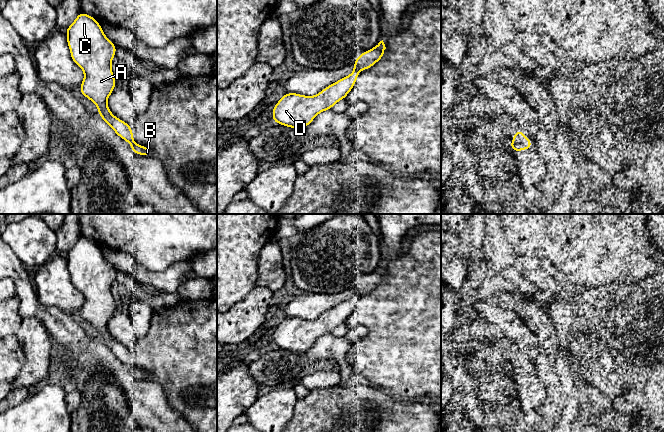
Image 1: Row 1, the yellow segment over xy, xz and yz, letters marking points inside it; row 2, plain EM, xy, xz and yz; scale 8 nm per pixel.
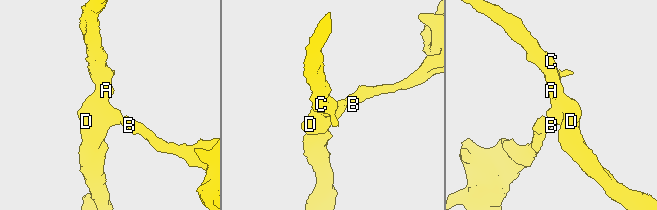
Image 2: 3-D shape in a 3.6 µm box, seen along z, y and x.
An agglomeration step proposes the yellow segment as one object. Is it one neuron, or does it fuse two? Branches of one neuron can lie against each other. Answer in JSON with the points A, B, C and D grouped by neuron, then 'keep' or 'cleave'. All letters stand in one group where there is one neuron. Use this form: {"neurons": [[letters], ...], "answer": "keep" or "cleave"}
{"neurons": [["A", "B", "C", "D"]], "answer": "keep"}

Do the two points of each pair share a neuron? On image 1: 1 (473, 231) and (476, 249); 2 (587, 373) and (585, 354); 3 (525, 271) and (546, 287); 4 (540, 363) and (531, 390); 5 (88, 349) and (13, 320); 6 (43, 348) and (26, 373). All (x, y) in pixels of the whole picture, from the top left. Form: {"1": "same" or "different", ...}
{"1": "same", "2": "same", "3": "same", "4": "different", "5": "different", "6": "same"}

